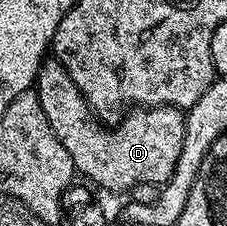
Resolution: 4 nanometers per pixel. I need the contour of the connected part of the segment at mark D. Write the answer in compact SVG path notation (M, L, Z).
M54 55L45 56L41 61L34 91L38 95L38 103L42 103L42 111L46 111L46 123L50 123L50 131L54 131L54 135L58 135L58 143L62 143L66 151L70 151L70 159L76 164L76 173L85 173L93 186L101 185L104 189L113 189L114 192L120 193L123 189L124 192L130 191L138 183L163 186L171 179L184 146L185 114L181 110L173 105L136 107L117 125L105 127L94 116L92 108L70 79L70 71L66 71L66 67L62 67L62 63Z

